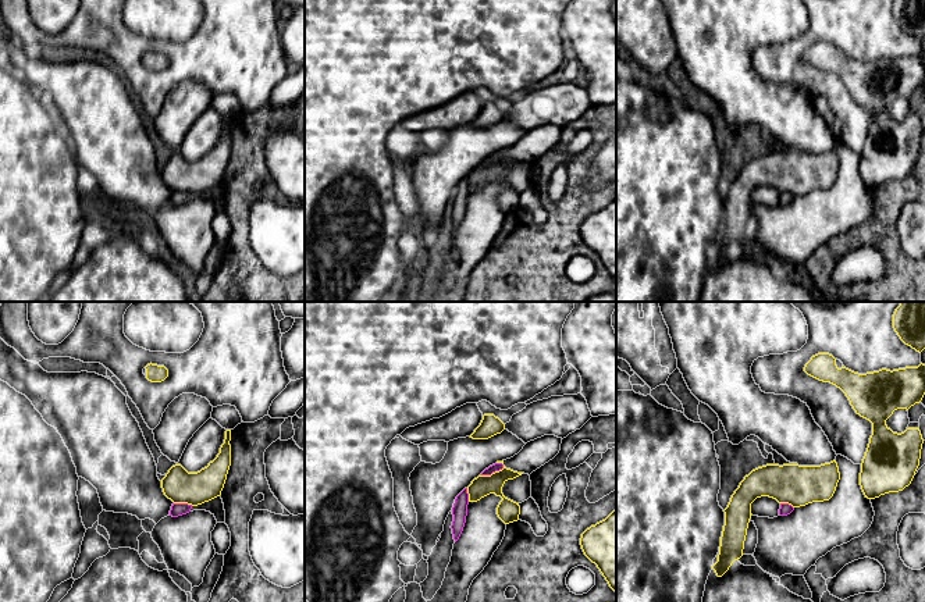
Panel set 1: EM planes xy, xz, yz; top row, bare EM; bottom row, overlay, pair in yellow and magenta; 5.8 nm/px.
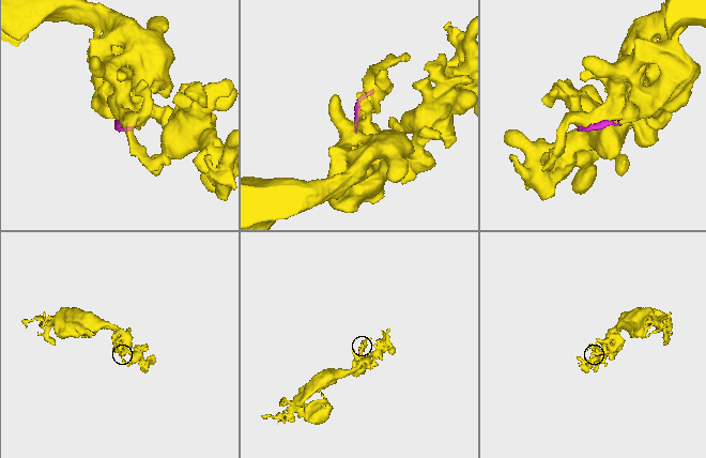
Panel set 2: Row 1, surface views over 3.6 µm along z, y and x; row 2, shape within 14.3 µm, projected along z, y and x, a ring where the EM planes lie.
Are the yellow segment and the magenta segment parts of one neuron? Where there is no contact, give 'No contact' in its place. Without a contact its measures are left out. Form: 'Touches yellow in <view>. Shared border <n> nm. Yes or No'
Touches yellow in xz. Shared border 150 nm. No

